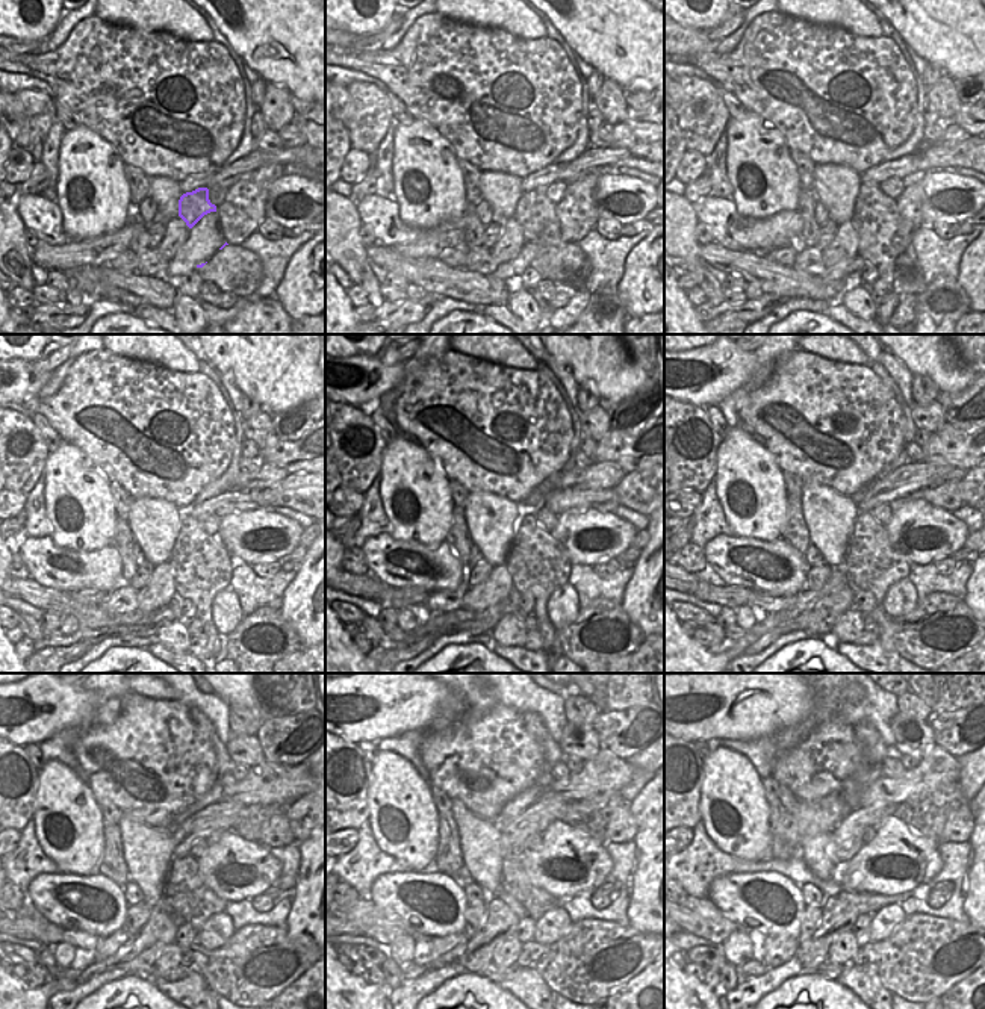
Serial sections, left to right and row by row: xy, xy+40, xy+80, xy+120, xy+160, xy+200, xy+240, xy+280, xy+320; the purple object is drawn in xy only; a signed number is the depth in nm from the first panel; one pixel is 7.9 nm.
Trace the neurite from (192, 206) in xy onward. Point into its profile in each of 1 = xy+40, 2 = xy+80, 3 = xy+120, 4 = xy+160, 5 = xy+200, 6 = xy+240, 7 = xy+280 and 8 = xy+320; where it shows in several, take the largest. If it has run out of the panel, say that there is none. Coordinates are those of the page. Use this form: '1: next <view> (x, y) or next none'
1: next xy+40 (536, 214)
2: next xy+80 (882, 235)
3: next xy+120 (201, 565)
4: next xy+160 (537, 563)
5: next xy+200 (872, 563)
6: next xy+240 (183, 890)
7: next xy+280 (515, 881)
8: next xy+320 (840, 867)

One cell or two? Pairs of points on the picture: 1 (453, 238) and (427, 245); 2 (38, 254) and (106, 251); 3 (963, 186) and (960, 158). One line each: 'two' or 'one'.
1: one
2: one
3: two

